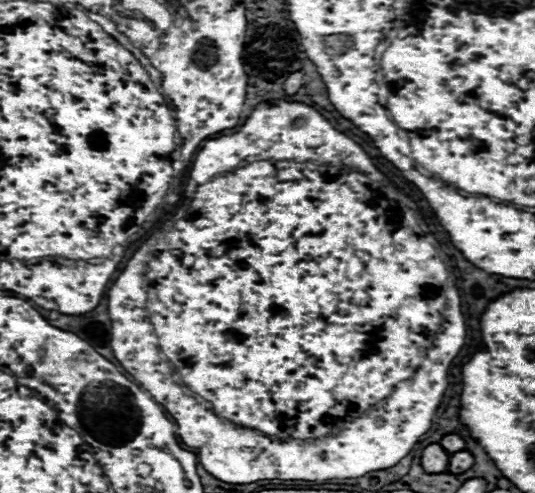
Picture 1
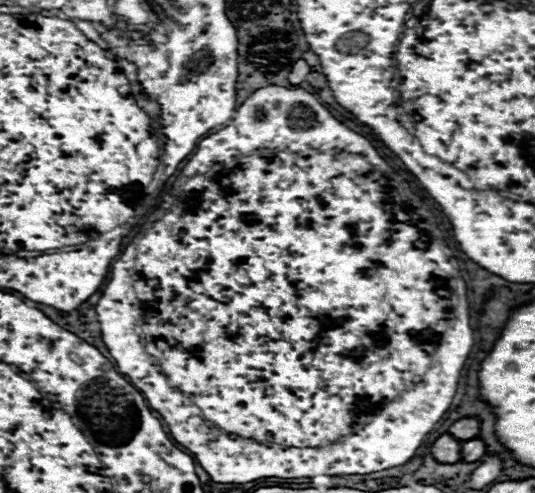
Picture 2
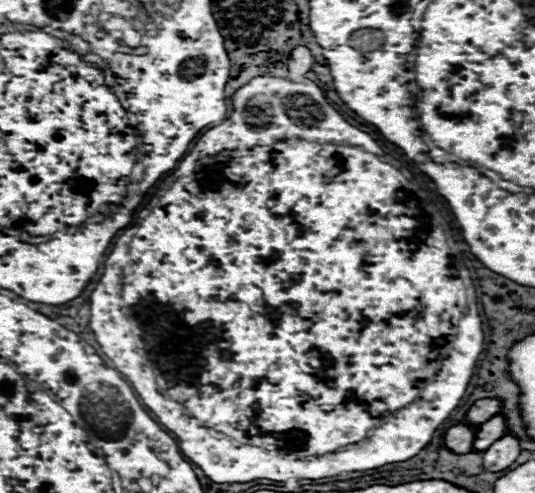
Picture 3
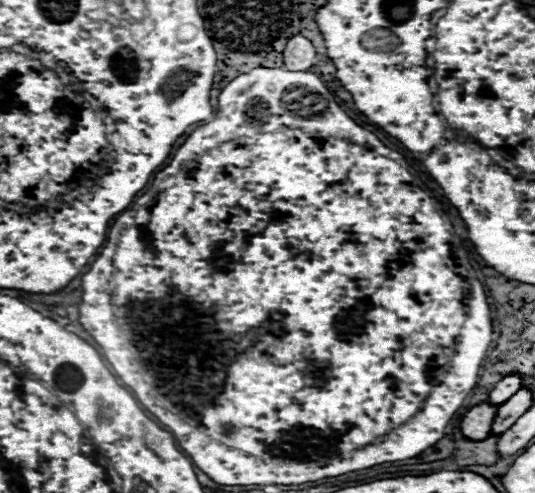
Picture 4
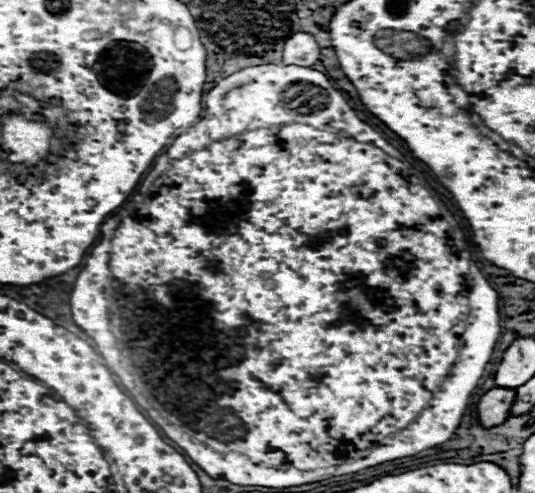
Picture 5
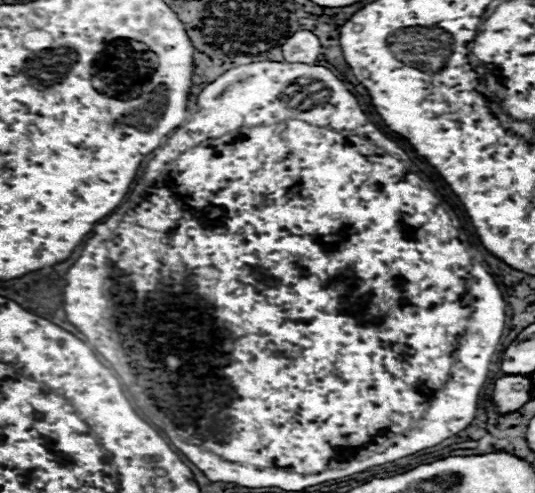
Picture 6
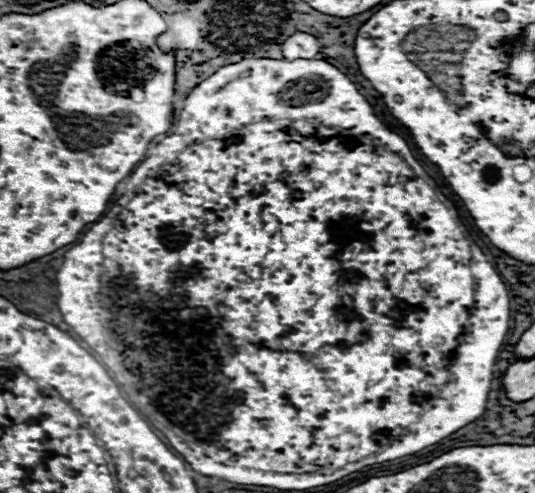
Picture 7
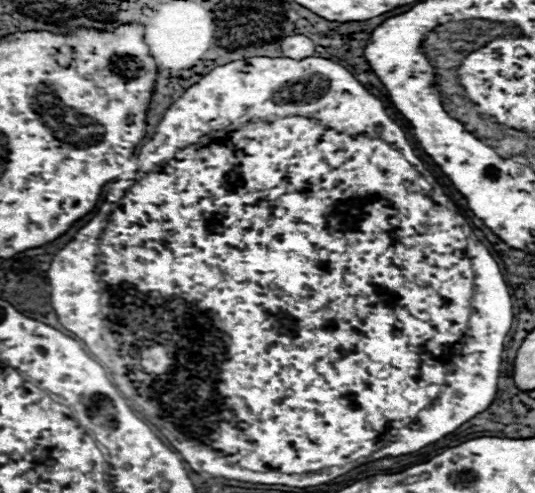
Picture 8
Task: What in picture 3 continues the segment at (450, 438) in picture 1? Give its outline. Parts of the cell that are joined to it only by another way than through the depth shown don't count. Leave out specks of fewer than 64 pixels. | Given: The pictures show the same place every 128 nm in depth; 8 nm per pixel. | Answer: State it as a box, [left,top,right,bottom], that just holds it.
[466,398,502,426]

